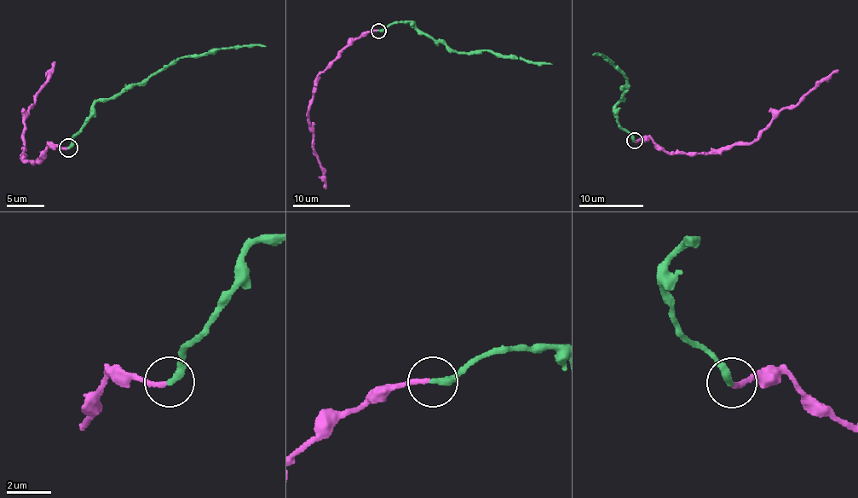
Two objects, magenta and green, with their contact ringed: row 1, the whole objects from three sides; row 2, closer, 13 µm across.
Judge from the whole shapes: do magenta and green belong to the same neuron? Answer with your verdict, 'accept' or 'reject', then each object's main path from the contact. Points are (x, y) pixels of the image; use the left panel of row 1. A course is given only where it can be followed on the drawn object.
accept; magenta runs (68, 148), (48, 146), (41, 160), (24, 161), (23, 141), (28, 107), (33, 107), (54, 69), (53, 61); green runs (68, 148), (100, 100), (116, 96), (175, 65), (180, 57), (213, 54), (219, 48), (233, 46), (266, 47)

